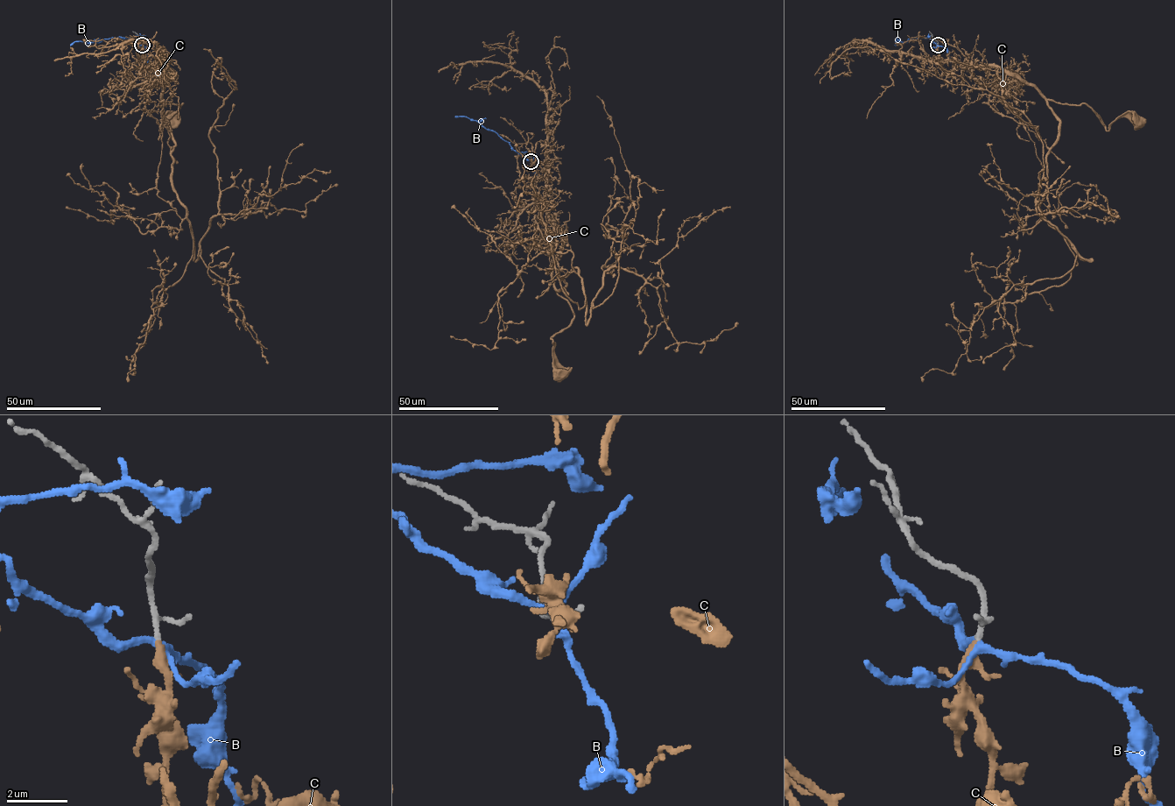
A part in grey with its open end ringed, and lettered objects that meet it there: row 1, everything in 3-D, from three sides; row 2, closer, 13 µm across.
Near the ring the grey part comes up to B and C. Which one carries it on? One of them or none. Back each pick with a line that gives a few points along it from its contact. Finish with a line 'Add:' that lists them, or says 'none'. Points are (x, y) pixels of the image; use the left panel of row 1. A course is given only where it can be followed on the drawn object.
C: via (142, 45), (144, 60), (151, 55), (172, 72), (163, 101), (182, 103), (162, 130), (162, 116), (169, 121)
Add: C

